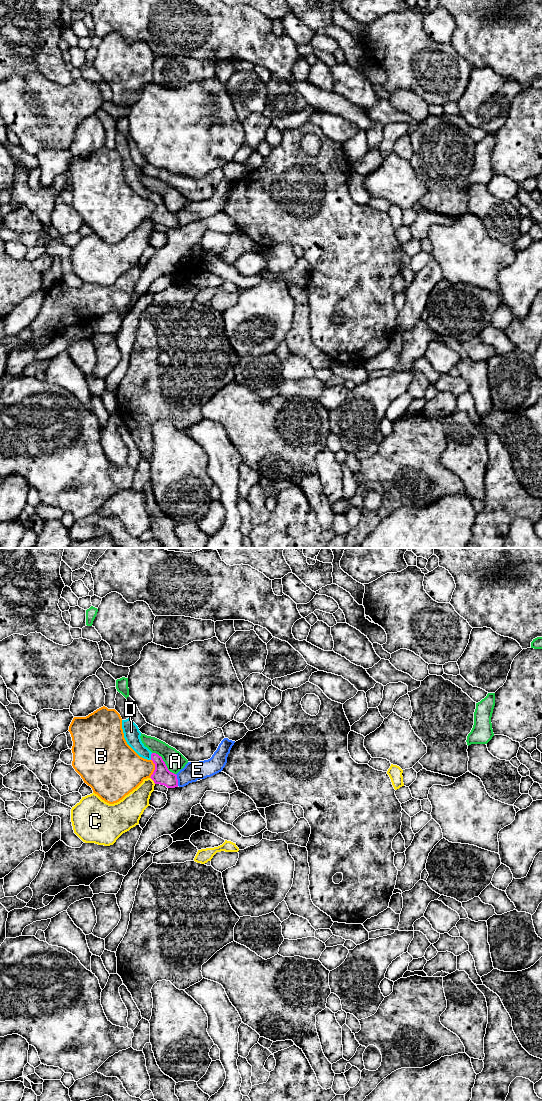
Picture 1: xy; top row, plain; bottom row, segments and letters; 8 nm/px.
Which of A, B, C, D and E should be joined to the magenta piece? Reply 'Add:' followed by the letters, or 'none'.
Add: D

